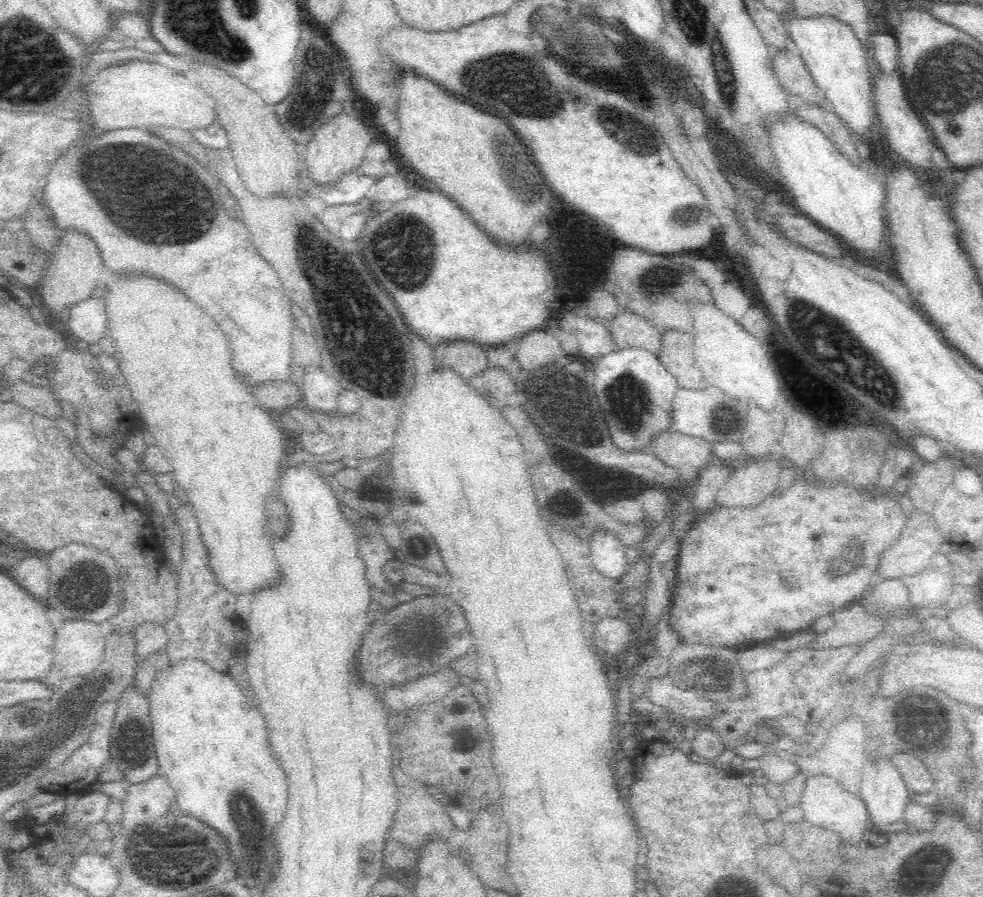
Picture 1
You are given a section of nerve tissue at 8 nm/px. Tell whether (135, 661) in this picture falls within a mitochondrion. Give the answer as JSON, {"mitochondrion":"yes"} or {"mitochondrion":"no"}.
{"mitochondrion":"no"}

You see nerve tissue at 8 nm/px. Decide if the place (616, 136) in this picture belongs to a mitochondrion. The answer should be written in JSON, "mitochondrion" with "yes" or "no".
{"mitochondrion":"yes"}

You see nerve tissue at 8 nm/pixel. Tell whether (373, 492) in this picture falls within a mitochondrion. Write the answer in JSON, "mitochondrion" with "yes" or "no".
{"mitochondrion":"no"}

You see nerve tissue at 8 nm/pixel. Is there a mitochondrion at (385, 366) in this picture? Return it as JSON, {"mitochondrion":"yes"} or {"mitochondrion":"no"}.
{"mitochondrion":"yes"}

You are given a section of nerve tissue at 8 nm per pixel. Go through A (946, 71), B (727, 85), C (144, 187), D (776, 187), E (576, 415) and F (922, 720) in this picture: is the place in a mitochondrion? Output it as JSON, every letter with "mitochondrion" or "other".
{"A":"mitochondrion","B":"mitochondrion","C":"mitochondrion","D":"other","E":"mitochondrion","F":"mitochondrion"}

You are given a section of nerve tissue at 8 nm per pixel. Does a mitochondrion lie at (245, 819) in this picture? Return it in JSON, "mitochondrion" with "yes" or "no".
{"mitochondrion":"yes"}

